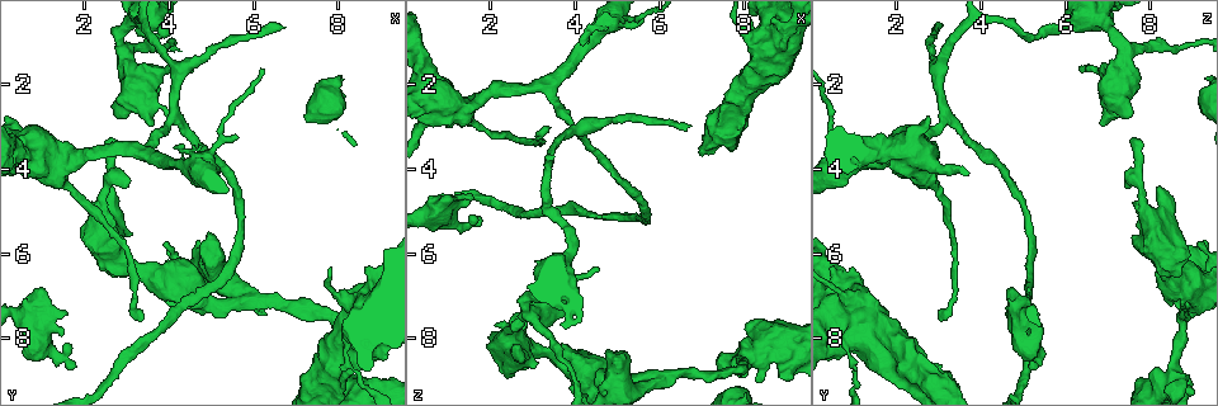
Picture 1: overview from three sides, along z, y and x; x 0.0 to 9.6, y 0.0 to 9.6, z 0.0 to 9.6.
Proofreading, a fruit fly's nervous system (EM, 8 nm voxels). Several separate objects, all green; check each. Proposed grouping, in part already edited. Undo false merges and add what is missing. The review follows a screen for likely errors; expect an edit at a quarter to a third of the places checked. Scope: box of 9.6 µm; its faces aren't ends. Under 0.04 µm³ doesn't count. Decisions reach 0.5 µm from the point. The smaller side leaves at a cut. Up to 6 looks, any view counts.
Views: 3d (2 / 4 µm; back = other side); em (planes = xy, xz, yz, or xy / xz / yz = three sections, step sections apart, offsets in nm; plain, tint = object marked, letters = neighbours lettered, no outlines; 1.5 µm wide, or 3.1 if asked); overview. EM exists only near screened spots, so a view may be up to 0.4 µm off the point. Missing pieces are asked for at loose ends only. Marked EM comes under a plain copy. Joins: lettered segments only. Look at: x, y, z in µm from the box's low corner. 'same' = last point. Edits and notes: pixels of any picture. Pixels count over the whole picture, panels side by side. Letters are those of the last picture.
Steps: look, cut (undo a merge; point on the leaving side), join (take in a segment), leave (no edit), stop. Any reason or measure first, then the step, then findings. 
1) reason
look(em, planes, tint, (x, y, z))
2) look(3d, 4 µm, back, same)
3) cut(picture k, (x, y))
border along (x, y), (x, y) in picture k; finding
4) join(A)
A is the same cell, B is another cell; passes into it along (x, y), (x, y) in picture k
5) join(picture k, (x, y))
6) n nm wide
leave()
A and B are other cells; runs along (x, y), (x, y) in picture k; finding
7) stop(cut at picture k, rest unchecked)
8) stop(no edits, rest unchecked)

sudden change in width
look(em, planes, tint, (5.95, 7.00, 9.00))

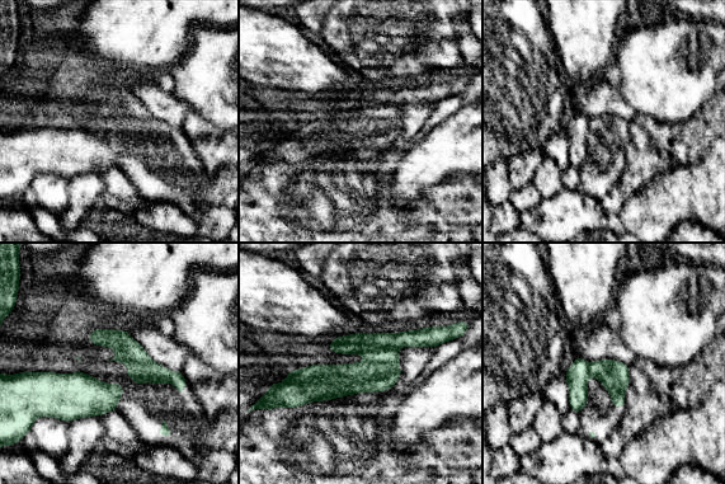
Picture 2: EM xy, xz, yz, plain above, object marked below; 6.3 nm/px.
what lies round it
look(em, planes, letters, same)

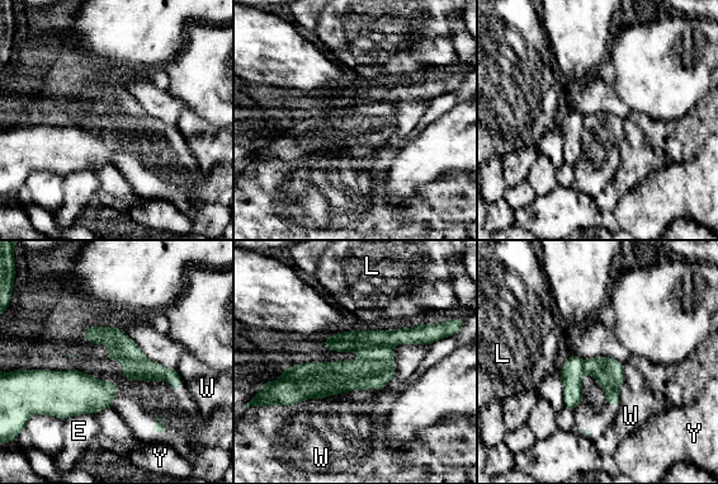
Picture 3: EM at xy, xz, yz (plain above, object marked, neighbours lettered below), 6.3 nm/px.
cut(picture 3, (377, 369))
E, L, W and Y are other cells; the part that leaves runs along (391, 353), (363, 374), (282, 381) in picture 3; two neurons meet here

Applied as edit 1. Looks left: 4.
look(overview)

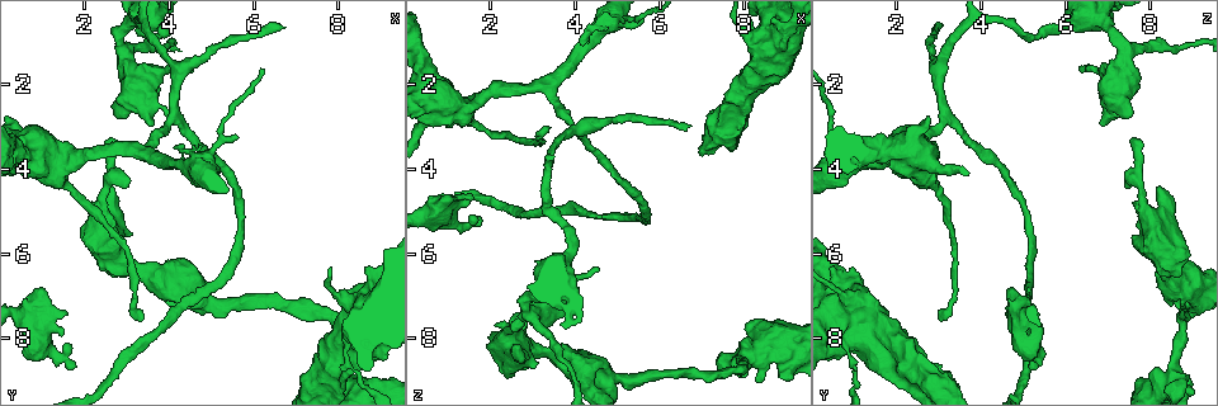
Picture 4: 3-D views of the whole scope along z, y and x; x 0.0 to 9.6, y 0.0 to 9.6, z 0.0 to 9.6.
free end
look(3d, 2 µm, (1.00, 6.80, 4.70))

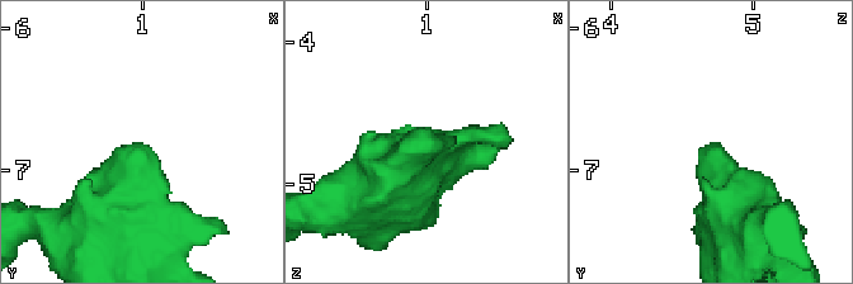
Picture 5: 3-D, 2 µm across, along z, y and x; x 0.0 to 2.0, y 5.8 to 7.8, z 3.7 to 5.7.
need the tissue
look(em, planes, letters, (1.00, 6.78, 4.72))

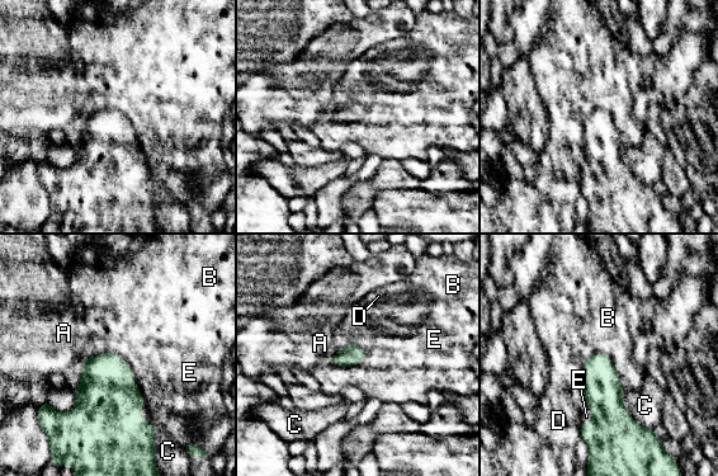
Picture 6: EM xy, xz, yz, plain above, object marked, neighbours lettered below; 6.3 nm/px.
leave()
A, B, C, D and E are other cells; border along (365, 349), (352, 366), (327, 359) in picture 6; none of them fits

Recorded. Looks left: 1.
stop(cut at picture 3, rest unchecked)

